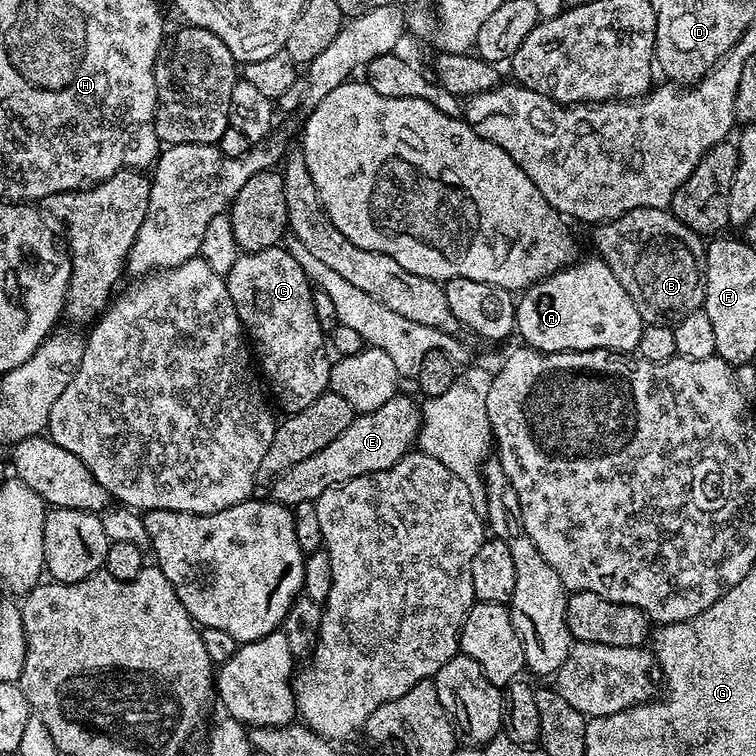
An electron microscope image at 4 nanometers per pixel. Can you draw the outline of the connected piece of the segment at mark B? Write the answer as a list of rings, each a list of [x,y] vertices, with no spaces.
[[[639,208],[622,214],[617,220],[591,229],[595,255],[610,266],[614,278],[622,282],[622,290],[630,294],[638,314],[645,324],[671,324],[675,326],[686,314],[701,311],[704,306],[704,250],[705,241],[685,224],[663,208]]]

